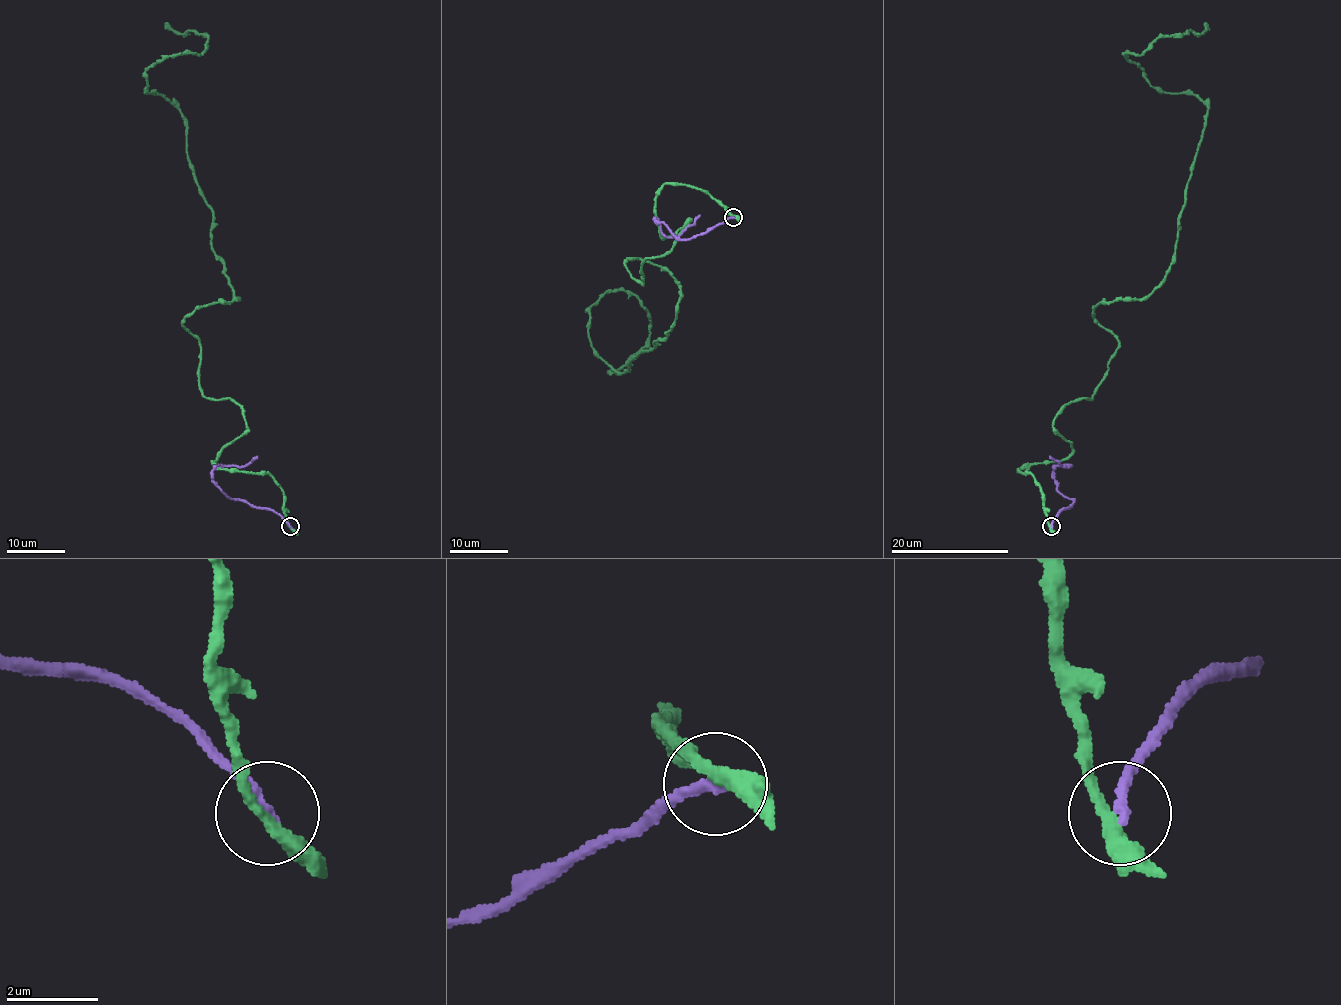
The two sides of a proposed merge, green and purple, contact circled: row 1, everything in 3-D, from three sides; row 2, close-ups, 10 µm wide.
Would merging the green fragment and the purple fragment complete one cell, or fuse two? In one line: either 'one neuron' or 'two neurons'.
two neurons

